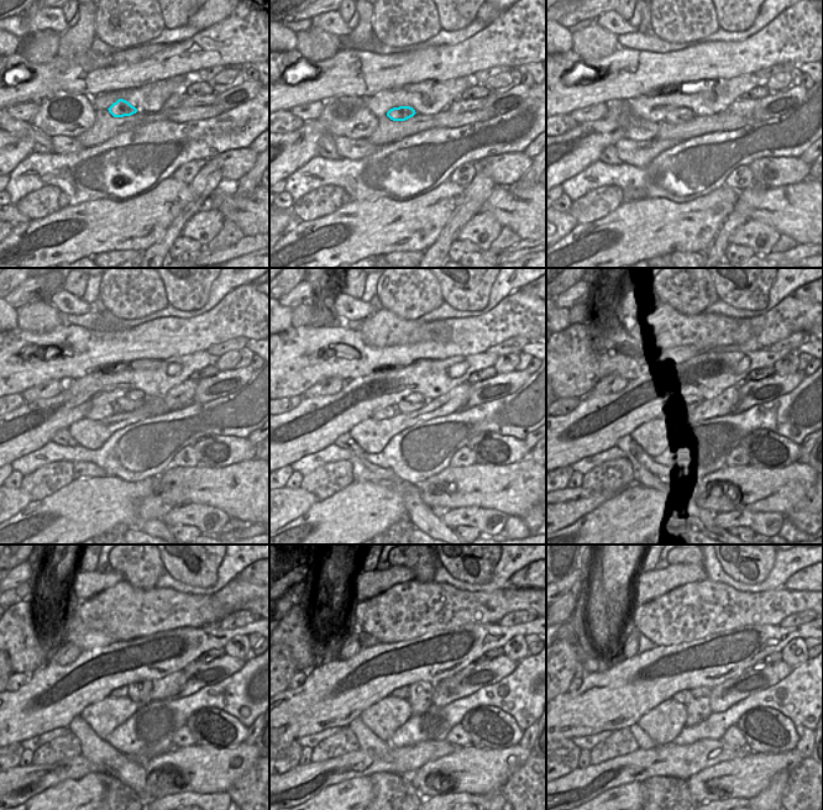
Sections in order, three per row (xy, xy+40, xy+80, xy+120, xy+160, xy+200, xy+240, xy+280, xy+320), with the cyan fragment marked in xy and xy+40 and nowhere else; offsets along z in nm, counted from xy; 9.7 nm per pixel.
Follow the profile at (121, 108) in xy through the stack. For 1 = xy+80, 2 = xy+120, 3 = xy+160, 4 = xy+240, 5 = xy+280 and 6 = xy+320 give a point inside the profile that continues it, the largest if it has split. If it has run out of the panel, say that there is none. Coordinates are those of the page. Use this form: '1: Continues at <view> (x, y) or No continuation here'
1: Continues at xy+80 (680, 115)
2: Continues at xy+120 (134, 399)
3: Continues at xy+160 (413, 401)
4: Continues at xy+240 (140, 692)
5: Continues at xy+280 (420, 693)
6: Continues at xy+320 (697, 710)

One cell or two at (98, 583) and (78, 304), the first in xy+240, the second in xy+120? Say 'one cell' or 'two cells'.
one cell

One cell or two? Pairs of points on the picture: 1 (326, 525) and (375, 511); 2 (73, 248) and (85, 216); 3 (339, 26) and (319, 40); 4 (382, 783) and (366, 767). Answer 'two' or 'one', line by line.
1: one
2: one
3: two
4: two

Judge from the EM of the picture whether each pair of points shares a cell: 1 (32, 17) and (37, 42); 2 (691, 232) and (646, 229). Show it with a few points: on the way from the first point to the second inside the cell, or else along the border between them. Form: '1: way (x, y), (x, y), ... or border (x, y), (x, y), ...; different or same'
1: border (31, 32), (50, 30), (59, 35); different
2: way (680, 232), (658, 232); same

